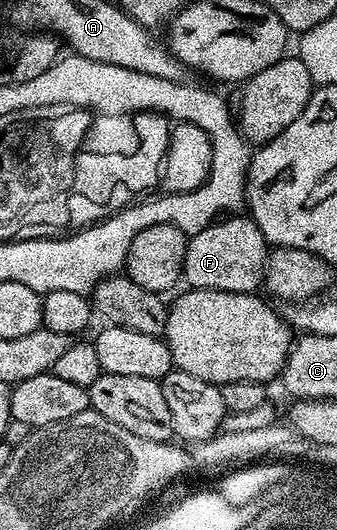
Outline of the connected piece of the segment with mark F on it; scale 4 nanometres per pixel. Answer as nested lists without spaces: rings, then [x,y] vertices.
[[[246,215],[243,216],[235,216],[232,220],[220,219],[218,222],[212,222],[188,239],[182,279],[184,281],[188,280],[188,285],[191,288],[208,288],[218,292],[249,292],[255,294],[260,291],[258,288],[262,289],[264,287],[269,245],[254,220]]]

